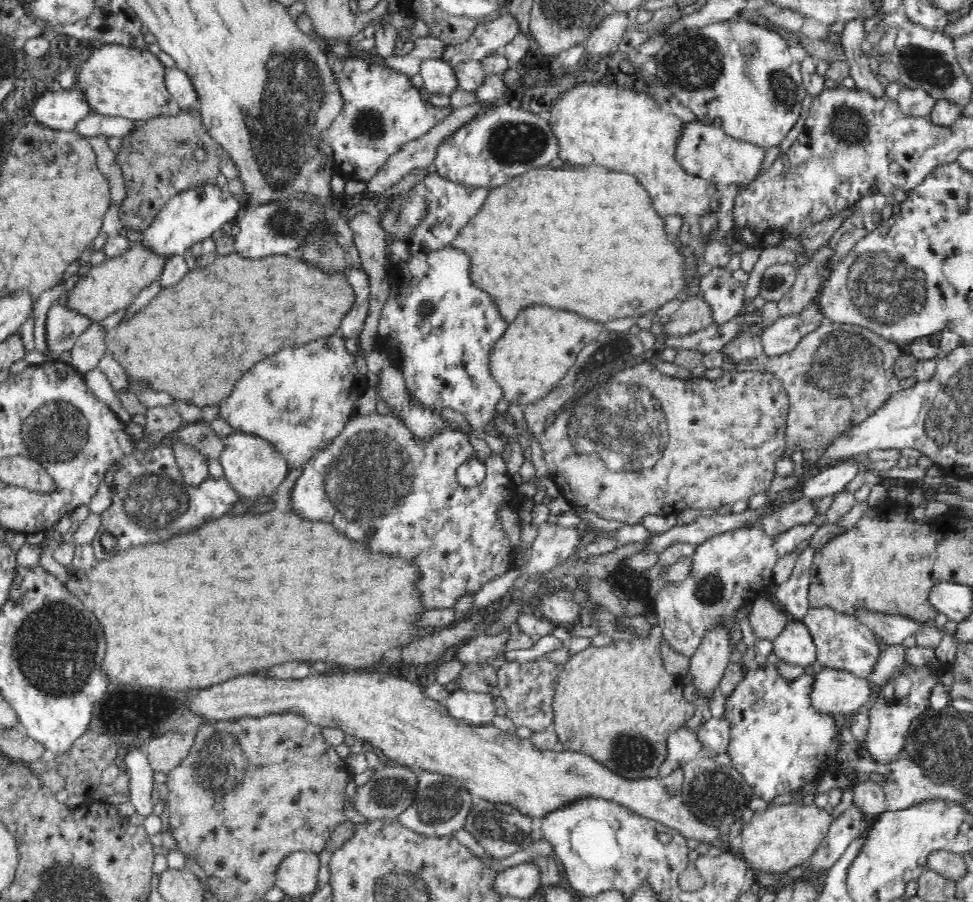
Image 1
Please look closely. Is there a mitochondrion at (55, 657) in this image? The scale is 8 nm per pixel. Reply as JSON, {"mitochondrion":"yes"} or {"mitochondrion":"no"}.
{"mitochondrion":"yes"}

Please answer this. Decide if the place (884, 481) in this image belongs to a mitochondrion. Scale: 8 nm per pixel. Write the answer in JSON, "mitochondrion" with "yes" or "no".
{"mitochondrion":"no"}

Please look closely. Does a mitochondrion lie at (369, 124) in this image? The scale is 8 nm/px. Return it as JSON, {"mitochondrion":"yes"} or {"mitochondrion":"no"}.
{"mitochondrion":"yes"}

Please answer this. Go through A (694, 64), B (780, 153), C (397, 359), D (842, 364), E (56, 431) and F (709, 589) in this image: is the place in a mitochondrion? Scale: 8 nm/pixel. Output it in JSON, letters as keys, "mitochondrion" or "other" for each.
{"A":"mitochondrion","B":"other","C":"other","D":"mitochondrion","E":"mitochondrion","F":"mitochondrion"}

